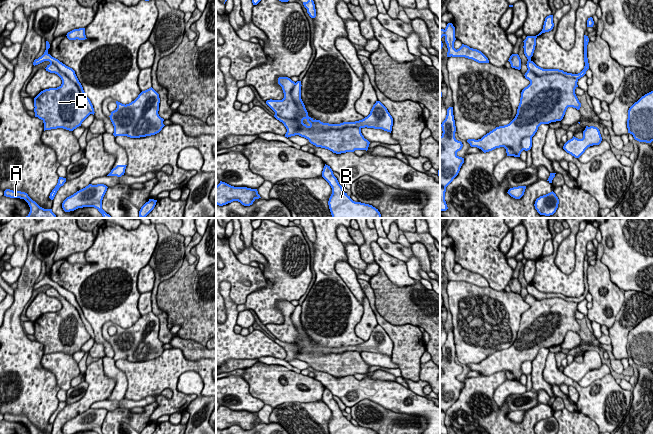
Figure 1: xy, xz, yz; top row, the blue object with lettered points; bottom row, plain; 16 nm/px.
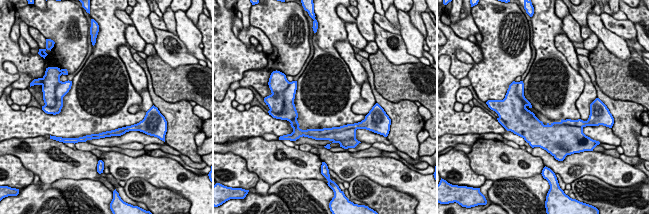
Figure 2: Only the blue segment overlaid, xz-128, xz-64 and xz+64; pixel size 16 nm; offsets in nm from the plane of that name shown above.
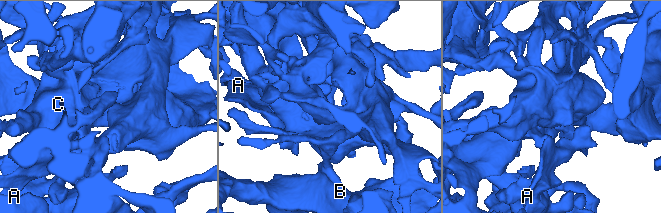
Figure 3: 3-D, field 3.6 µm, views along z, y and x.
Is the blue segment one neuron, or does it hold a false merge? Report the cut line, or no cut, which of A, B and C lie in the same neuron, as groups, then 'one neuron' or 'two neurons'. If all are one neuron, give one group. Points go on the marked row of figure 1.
cut in xz along (360, 128), (297, 128), (294, 131); A / B C; two neurons

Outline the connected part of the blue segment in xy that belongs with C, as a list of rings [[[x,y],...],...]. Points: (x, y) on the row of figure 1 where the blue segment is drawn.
[[[50,63],[45,68],[57,74],[62,84],[57,88],[41,91],[34,98],[35,117],[44,123],[44,131],[63,128],[73,131],[91,114],[76,86],[56,65]]]

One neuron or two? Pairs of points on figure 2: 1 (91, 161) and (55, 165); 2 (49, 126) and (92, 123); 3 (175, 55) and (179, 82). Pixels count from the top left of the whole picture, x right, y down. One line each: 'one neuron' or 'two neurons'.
1: one neuron
2: one neuron
3: two neurons

